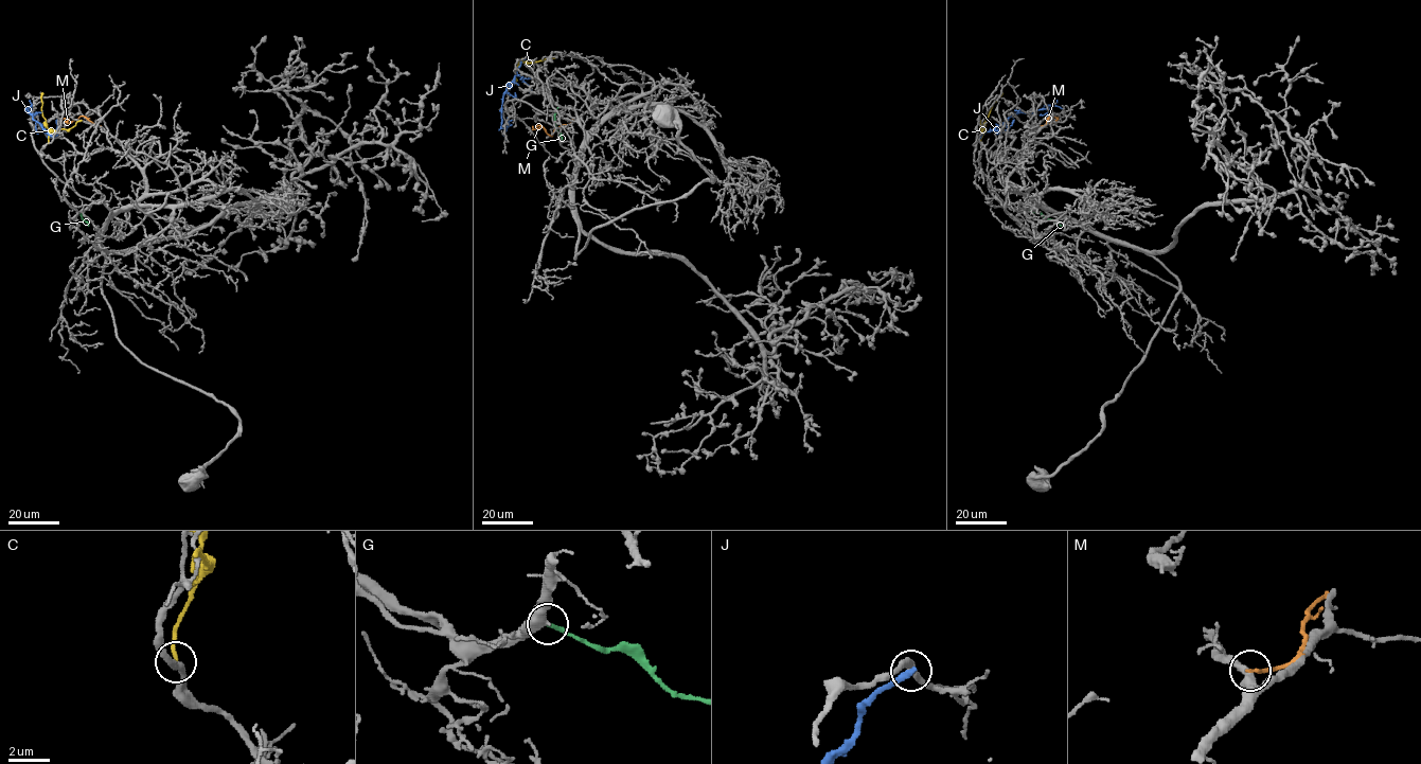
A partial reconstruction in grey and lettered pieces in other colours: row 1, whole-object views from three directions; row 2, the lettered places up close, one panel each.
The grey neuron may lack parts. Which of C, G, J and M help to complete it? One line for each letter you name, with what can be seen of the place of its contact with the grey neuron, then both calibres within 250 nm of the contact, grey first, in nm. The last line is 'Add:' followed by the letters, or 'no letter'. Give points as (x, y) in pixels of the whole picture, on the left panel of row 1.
G: (85, 209) | 420/190 nm
Add: G

